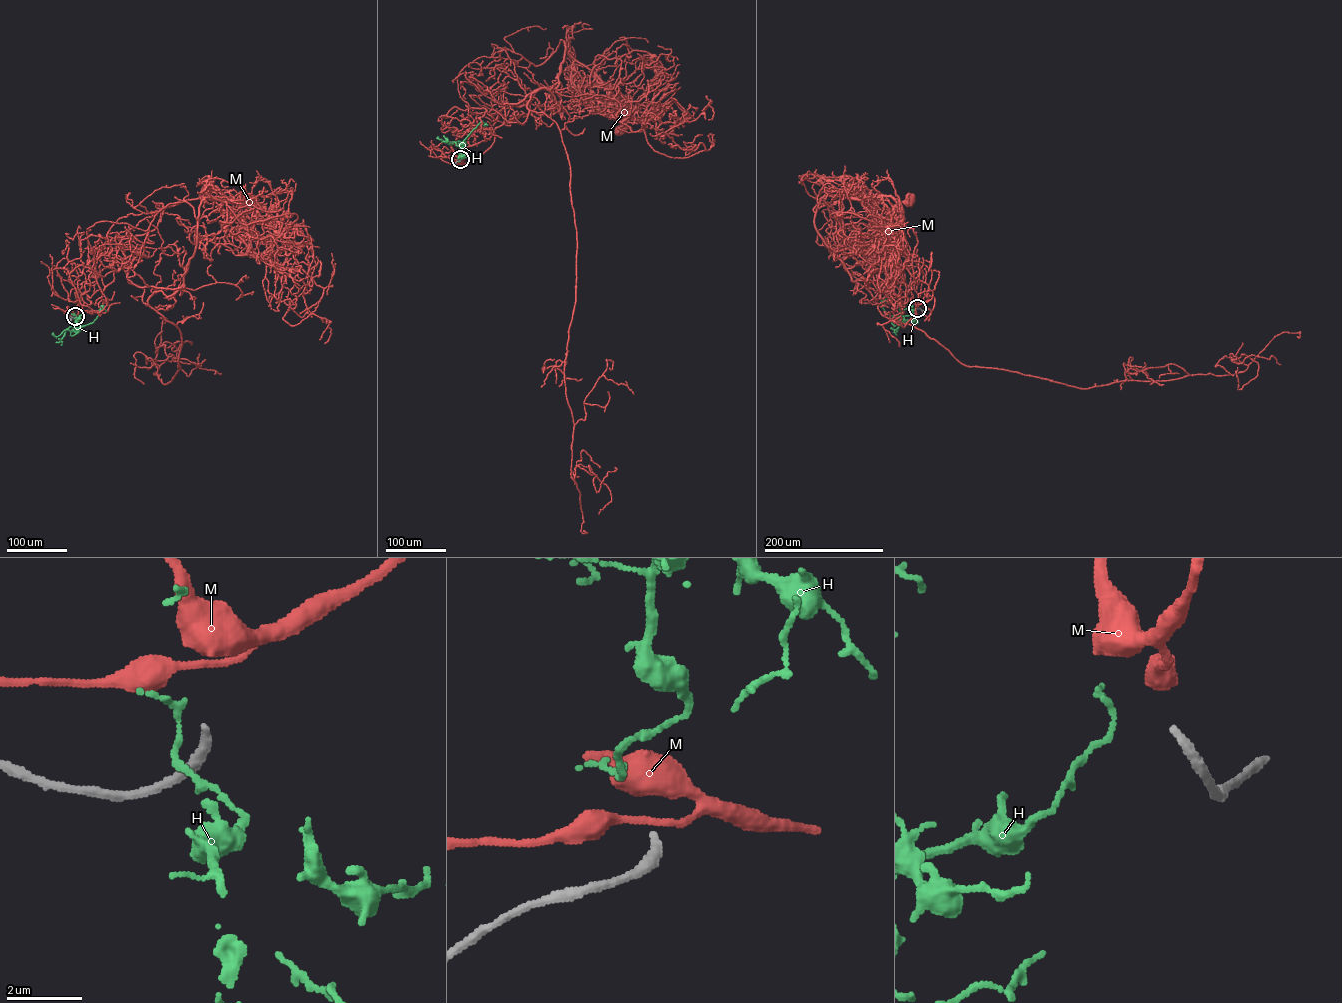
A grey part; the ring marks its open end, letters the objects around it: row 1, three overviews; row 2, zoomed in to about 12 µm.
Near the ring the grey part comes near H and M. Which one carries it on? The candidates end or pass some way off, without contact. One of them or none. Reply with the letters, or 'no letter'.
no letter

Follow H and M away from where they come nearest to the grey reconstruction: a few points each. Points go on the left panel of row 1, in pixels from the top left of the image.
H: (74, 316), (78, 328), (72, 330)
M: (74, 315), (82, 283), (116, 261), (139, 286), (180, 287), (195, 248), (200, 203), (253, 198), (247, 200)

